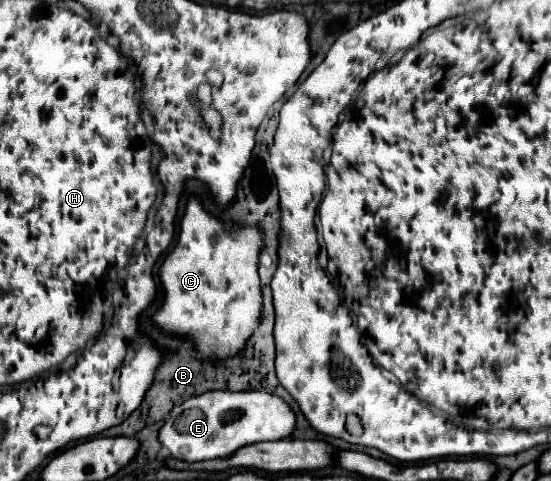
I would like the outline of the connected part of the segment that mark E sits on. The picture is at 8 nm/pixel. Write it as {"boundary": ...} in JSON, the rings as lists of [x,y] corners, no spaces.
{"boundary":[[[206,391],[172,409],[160,429],[160,443],[174,459],[196,463],[230,457],[246,445],[286,439],[294,429],[296,413],[276,395],[266,391]]]}

